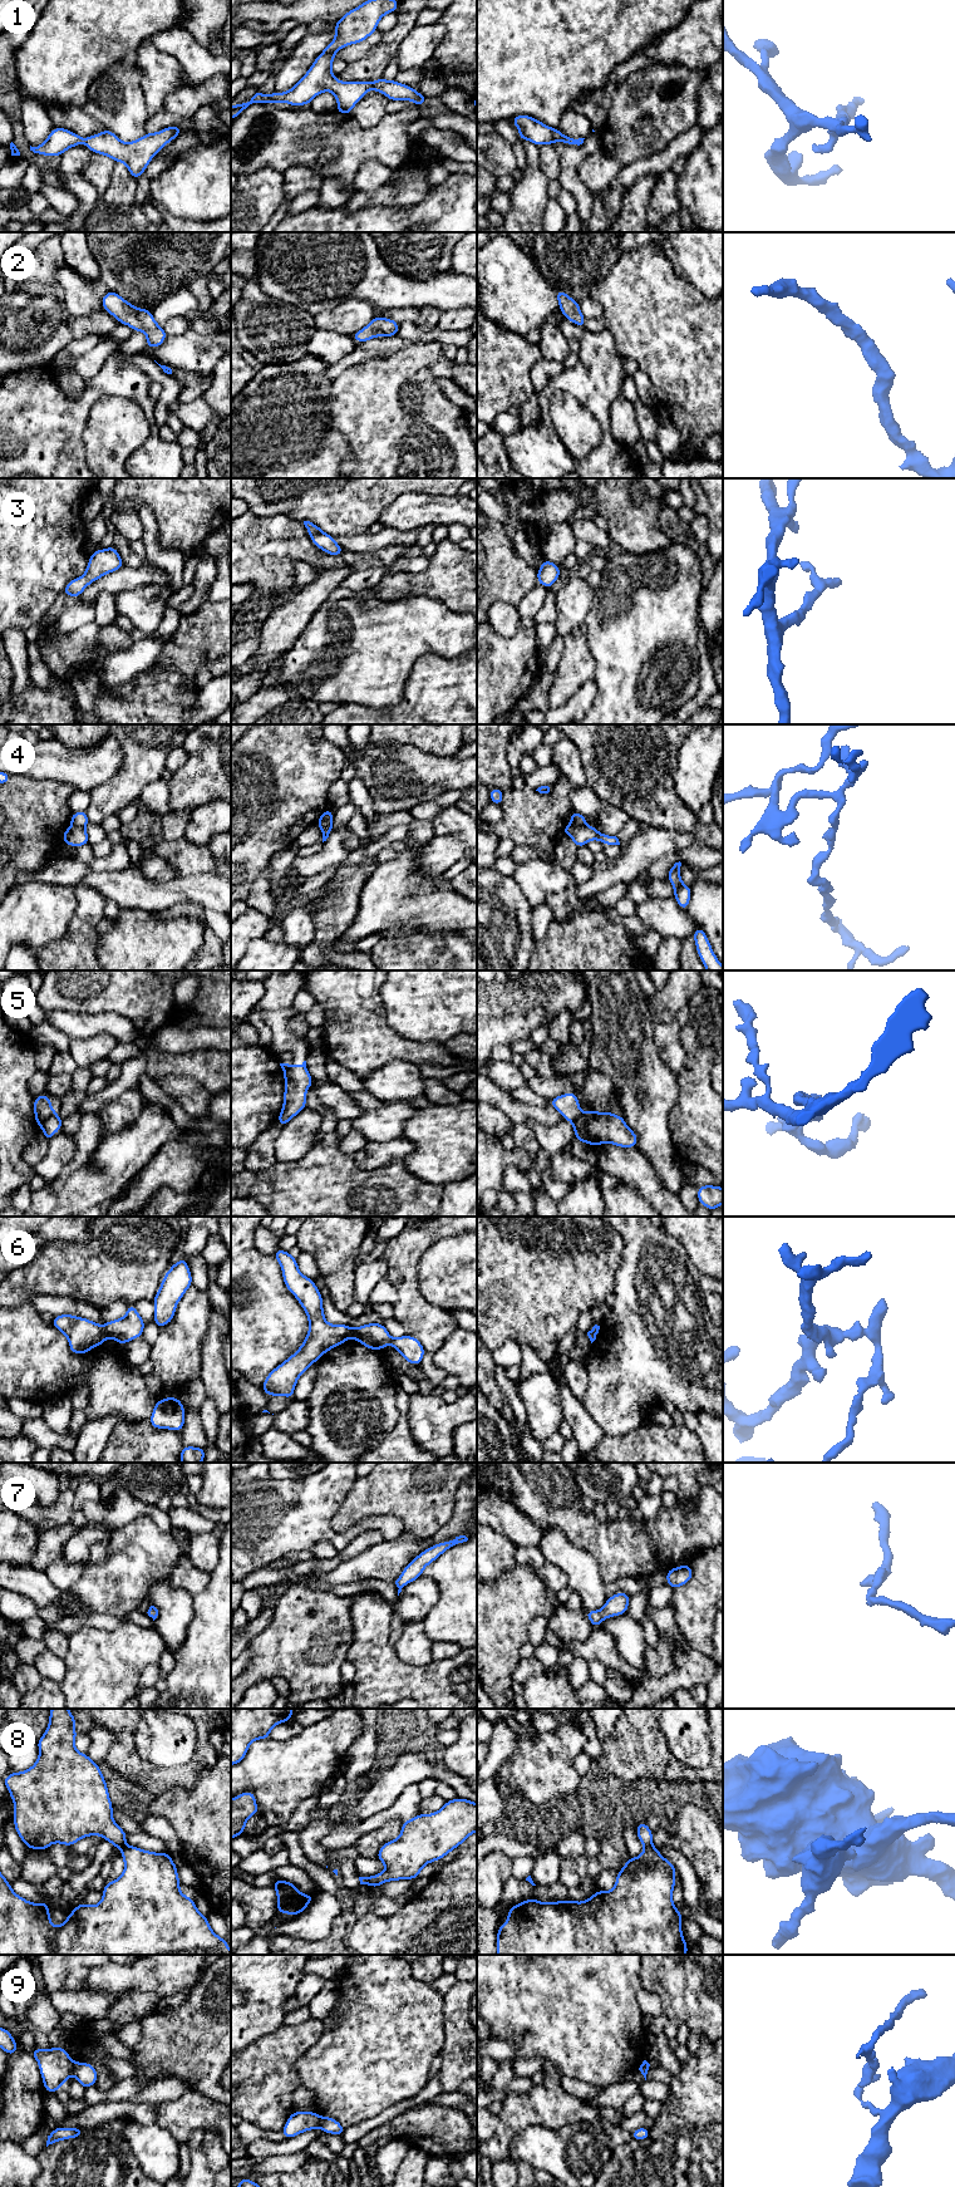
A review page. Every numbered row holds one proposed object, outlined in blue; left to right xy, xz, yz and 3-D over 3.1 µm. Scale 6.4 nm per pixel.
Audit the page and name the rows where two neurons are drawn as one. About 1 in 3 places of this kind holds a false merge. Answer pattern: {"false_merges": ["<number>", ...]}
{"false_merges": ["4", "5", "6", "8", "9"]}

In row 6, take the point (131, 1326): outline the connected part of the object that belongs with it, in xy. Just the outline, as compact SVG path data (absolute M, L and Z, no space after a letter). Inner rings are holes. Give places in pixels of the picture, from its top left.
M128 1304L123 1318L105 1322L104 1332L107 1337L115 1340L120 1346L137 1337L142 1337L146 1322L141 1318L134 1304Z

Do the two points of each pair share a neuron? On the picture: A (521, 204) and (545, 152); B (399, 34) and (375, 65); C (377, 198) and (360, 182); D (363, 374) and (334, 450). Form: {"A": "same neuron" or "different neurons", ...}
{"A": "different neurons", "B": "same neuron", "C": "different neurons", "D": "different neurons"}

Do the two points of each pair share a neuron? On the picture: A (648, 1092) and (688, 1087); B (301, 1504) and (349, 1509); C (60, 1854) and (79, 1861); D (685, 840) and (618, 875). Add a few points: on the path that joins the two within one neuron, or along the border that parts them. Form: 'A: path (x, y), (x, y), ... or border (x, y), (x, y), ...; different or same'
A: border (678, 1074), (678, 1099), (668, 1116); different
B: border (354, 1483), (331, 1520), (334, 1532); different
C: path (65, 1858), (74, 1861); same
D: path (669, 841), (650, 844), (634, 860); same

